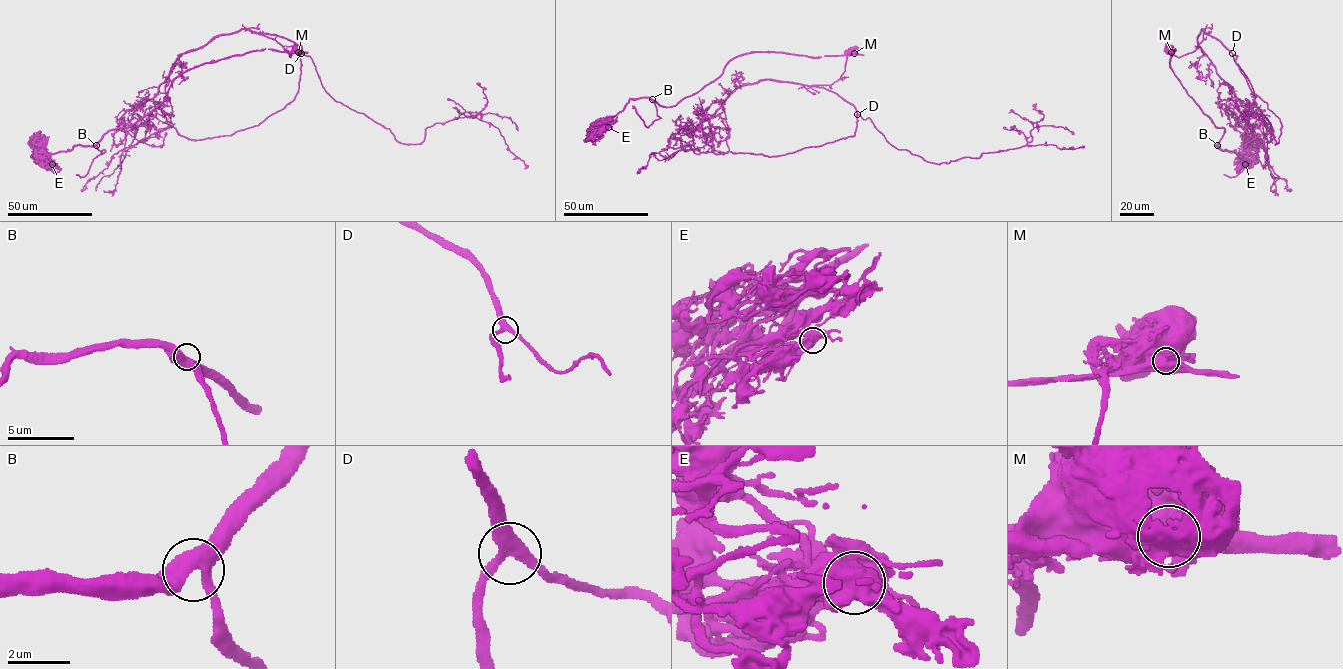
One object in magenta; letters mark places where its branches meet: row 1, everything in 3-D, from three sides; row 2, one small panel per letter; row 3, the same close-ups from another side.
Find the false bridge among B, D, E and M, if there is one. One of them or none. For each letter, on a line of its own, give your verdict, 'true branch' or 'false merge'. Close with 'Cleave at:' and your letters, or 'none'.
B: true branch
D: true branch
E: true branch
M: false merge
Cleave at: M

